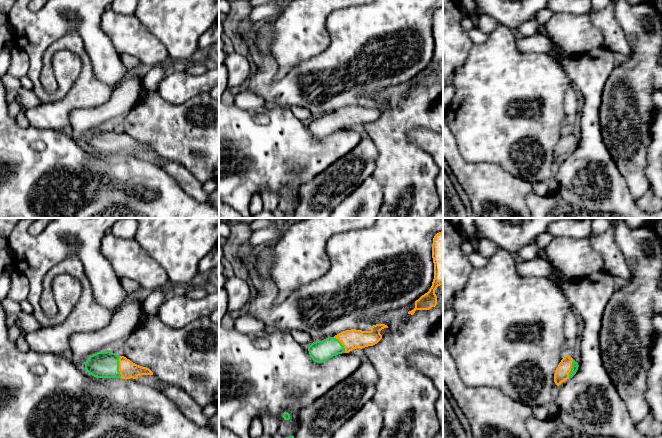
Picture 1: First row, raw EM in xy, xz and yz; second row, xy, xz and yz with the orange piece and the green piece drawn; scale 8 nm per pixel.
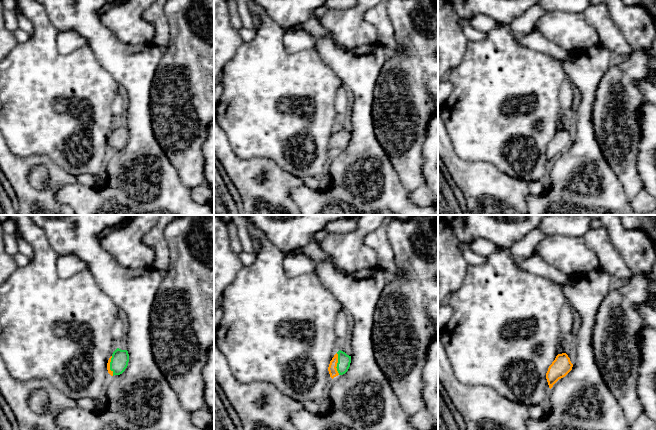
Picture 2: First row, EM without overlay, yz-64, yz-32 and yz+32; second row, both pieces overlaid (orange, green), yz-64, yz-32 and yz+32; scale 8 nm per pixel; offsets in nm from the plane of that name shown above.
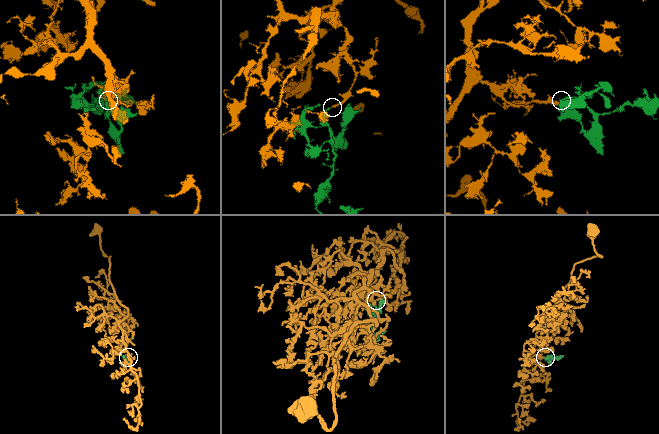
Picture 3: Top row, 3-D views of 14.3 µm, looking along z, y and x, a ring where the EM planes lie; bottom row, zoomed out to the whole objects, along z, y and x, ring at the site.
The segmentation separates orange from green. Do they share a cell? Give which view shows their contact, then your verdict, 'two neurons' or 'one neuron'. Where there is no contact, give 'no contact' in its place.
yz | one neuron

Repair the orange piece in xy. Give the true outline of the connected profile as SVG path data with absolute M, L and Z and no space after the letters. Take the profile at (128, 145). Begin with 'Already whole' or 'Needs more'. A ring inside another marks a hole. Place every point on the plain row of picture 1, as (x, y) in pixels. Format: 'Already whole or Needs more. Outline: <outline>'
Needs more. Outline: M111 126L89 131L85 145L96 154L137 155L140 151L153 151L149 144L139 142Z

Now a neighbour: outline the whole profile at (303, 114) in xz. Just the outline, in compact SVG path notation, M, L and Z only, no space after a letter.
M293 106L290 108L290 110L302 122L308 123L313 119L312 113L306 108Z

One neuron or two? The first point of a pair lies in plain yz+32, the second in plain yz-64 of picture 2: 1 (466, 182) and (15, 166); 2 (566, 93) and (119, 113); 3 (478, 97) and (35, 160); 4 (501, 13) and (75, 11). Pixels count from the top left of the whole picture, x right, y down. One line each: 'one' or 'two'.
1: one
2: one
3: two
4: one

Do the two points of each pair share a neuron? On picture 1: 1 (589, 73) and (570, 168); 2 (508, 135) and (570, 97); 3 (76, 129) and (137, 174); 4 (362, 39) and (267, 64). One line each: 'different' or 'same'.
1: same
2: different
3: different
4: same

